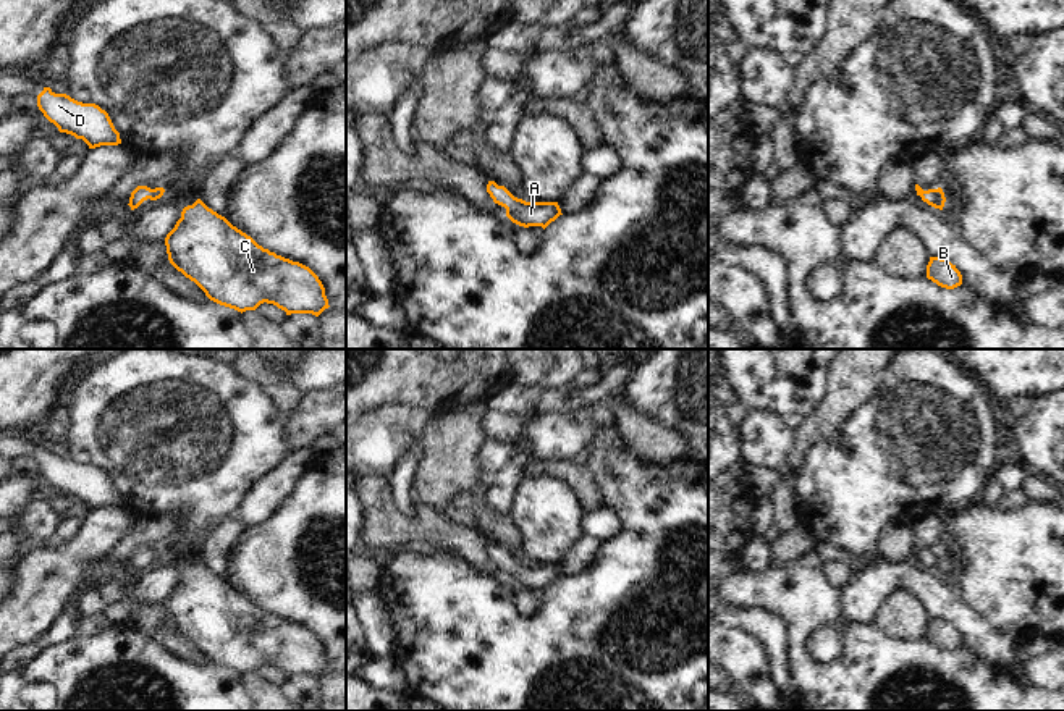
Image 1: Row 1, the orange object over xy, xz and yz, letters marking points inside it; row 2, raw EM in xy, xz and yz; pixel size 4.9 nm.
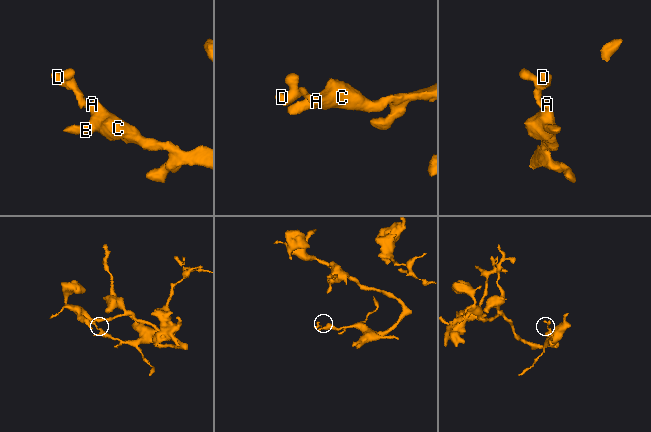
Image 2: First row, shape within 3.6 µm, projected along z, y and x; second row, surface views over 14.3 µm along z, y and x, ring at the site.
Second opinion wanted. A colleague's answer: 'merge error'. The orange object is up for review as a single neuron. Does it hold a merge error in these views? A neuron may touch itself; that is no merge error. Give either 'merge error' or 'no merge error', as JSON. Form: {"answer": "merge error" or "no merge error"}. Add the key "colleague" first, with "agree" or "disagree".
{"colleague": "disagree", "answer": "no merge error"}

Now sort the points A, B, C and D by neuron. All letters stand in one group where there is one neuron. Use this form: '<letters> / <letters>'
A B C D

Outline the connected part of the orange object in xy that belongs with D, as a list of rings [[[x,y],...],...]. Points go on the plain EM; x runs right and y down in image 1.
[[[44,449],[37,457],[37,469],[60,494],[82,501],[89,511],[121,506],[108,475],[95,465],[82,465]]]

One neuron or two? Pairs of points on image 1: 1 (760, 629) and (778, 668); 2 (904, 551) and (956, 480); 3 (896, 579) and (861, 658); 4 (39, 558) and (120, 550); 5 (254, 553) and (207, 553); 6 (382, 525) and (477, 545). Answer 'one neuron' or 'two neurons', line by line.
1: one neuron
2: two neurons
3: two neurons
4: two neurons
5: two neurons
6: one neuron

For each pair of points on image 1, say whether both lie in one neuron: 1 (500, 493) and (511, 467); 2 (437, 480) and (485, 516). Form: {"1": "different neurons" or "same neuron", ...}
{"1": "same neuron", "2": "same neuron"}

